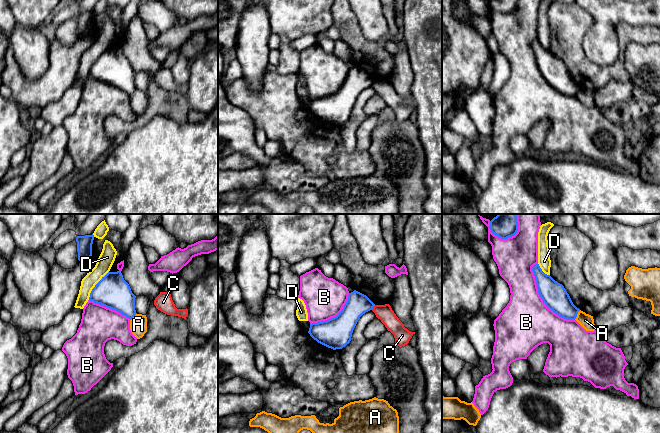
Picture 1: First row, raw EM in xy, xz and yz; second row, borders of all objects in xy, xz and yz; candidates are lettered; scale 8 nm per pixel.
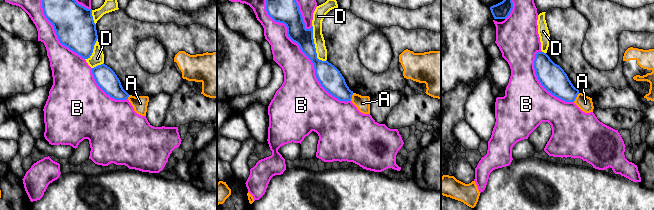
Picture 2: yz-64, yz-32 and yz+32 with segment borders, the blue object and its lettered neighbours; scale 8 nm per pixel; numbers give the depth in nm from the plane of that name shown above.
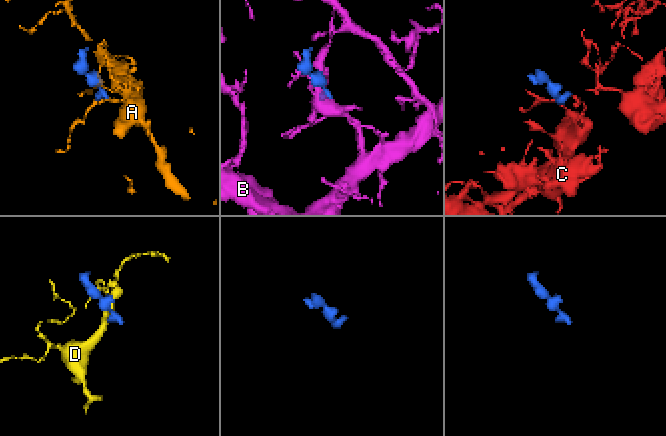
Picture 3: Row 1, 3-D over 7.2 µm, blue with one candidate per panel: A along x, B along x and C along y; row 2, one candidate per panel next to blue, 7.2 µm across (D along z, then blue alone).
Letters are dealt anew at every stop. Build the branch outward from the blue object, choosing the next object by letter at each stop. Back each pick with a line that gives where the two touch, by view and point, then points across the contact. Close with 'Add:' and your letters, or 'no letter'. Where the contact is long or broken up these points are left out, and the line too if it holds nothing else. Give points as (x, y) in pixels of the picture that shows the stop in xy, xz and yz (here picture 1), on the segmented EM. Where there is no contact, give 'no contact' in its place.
Add: no letter

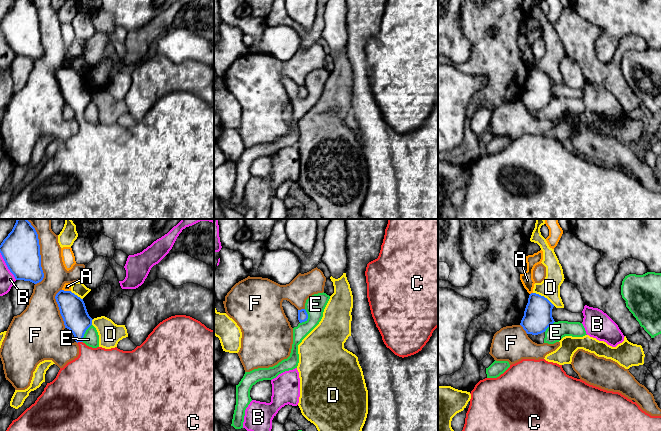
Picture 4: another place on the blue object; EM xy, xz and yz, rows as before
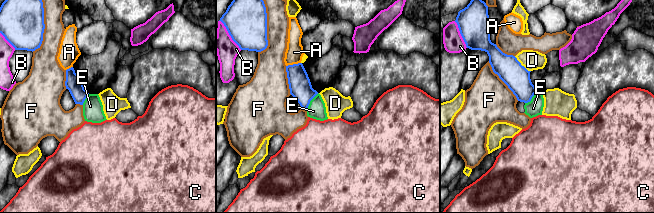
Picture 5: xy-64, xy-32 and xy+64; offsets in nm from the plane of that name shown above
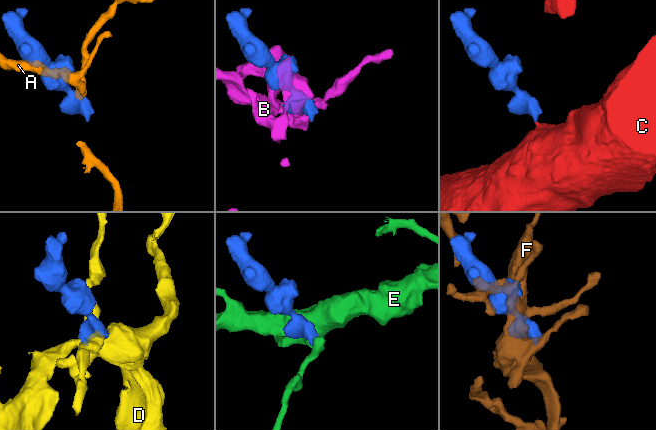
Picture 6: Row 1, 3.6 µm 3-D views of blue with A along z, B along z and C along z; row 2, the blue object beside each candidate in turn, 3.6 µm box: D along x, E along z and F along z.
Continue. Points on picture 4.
C: xy (79, 341) | across xy (73, 311), (78, 321), (79, 341), (94, 368)
Add: C

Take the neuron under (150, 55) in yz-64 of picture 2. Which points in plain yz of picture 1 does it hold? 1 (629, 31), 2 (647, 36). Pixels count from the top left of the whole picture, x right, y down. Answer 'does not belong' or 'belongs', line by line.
1: does not belong
2: does not belong

